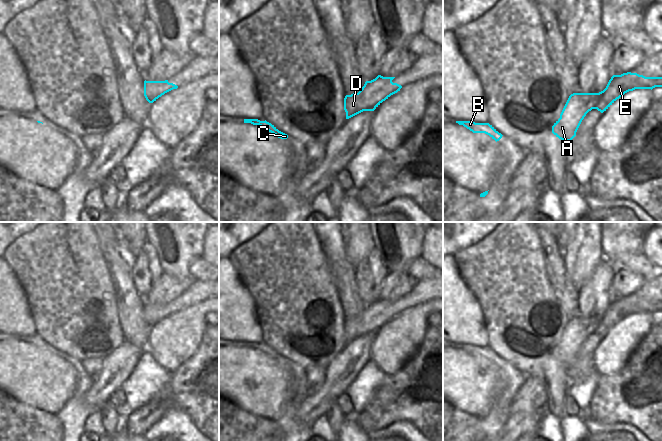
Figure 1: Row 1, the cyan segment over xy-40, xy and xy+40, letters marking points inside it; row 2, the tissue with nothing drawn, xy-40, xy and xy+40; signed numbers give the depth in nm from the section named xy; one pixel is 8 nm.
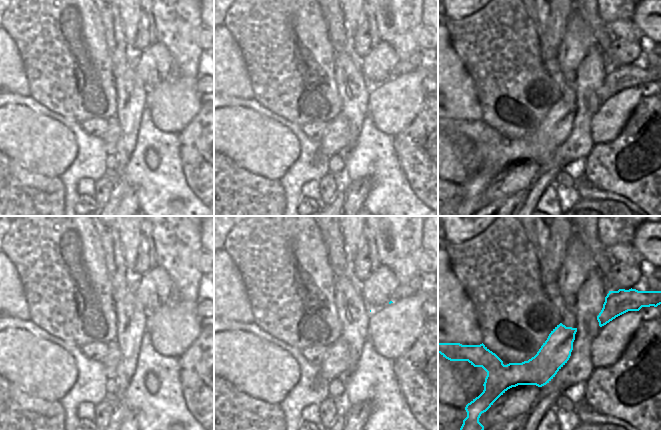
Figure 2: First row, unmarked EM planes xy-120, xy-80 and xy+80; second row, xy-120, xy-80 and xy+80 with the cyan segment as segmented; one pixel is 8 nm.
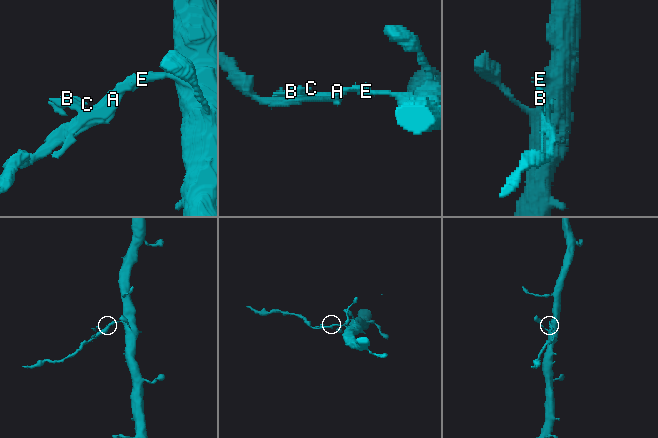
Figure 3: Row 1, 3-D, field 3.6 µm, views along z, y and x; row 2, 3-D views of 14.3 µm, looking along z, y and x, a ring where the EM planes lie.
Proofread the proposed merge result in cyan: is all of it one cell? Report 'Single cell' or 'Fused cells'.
Fused cells.

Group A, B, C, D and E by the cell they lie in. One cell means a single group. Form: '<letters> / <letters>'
A B C D / E

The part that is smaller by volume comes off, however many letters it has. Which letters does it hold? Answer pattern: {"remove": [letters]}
{"remove": ["A", "B", "C", "D"]}

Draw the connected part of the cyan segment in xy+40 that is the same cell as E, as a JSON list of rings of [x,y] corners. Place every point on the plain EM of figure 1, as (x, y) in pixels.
[[[637,297],[613,299],[606,312],[599,317],[583,317],[588,322],[588,329],[601,337],[606,335],[617,323],[635,313],[653,313],[662,311],[662,301],[645,301]]]

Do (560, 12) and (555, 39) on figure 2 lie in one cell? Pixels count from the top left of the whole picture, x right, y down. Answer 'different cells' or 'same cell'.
same cell

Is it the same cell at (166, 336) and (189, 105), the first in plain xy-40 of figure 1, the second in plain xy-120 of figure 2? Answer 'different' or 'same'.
same

